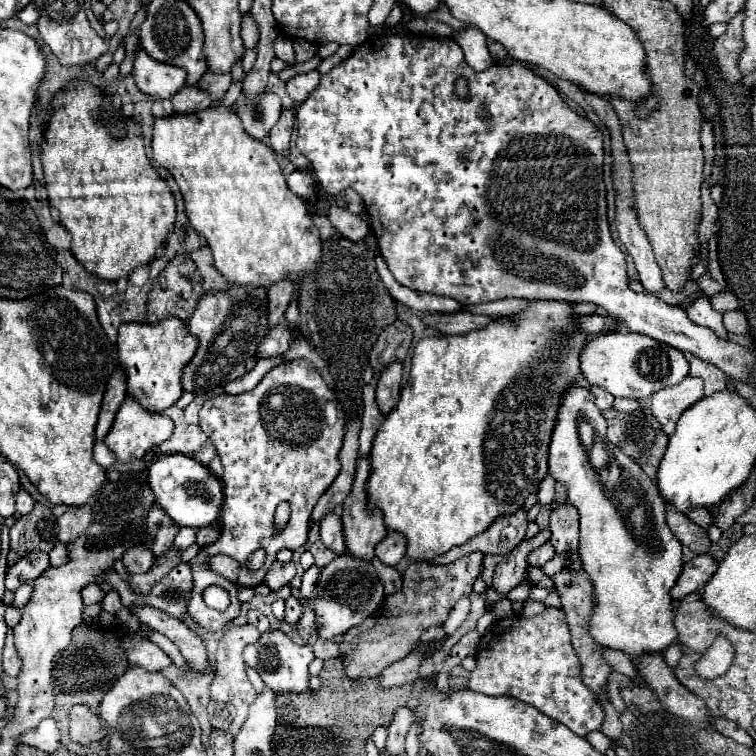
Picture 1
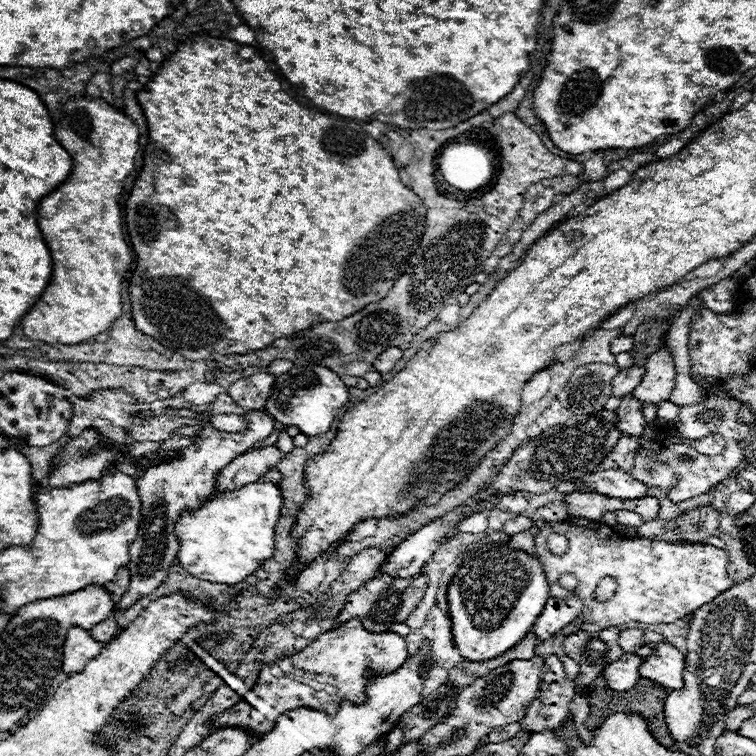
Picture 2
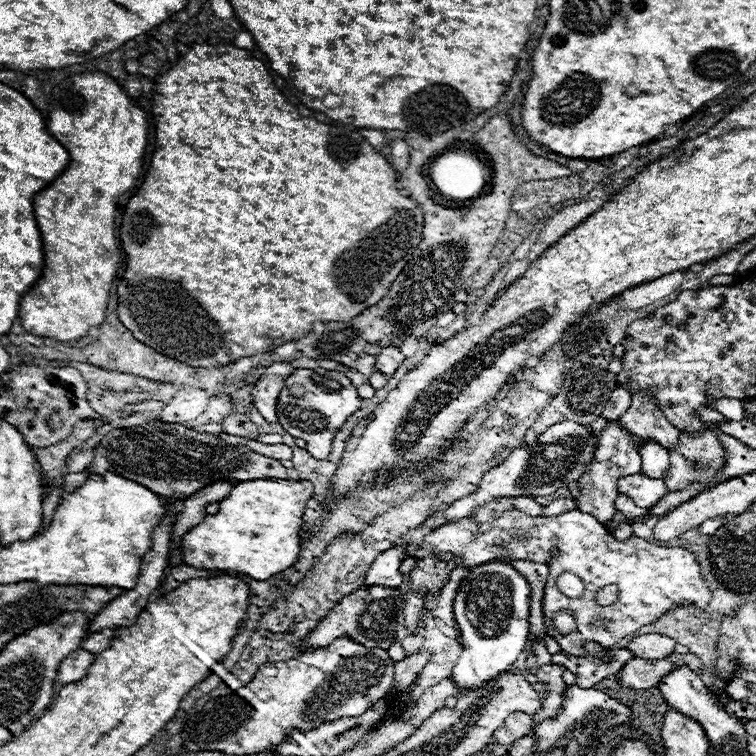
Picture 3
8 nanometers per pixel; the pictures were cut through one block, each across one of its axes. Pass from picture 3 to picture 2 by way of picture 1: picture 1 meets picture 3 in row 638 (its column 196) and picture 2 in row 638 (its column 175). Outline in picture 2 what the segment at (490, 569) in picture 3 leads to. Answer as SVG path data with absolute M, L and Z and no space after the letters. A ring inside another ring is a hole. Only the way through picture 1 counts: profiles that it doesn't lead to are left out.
M506 544L488 546L464 560L464 564L454 574L448 586L448 608L452 620L452 636L454 642L466 660L488 660L494 658L512 646L518 644L526 636L526 632L534 626L538 616L542 614L546 602L550 598L550 584L544 572L544 566L538 556L532 556L524 550L512 550Z

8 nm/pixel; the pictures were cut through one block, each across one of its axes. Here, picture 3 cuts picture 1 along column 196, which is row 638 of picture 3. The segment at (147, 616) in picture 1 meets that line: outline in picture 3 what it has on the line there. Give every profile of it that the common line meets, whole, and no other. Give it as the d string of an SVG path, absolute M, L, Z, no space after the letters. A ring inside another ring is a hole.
M644 634L634 638L628 644L628 650L638 656L638 658L648 658L648 660L664 660L670 654L674 654L676 642L668 636L662 634Z

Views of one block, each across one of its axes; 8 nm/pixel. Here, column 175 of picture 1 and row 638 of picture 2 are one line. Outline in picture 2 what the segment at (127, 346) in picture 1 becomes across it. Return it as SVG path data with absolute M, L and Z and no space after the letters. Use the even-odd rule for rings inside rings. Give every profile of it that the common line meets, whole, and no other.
M360 618L348 620L346 624L336 626L330 632L322 634L318 640L314 640L314 644L308 644L302 652L262 668L258 682L254 686L254 692L262 700L266 700L266 704L270 704L274 712L266 712L266 716L262 716L256 708L252 708L248 702L242 700L234 708L222 712L214 722L218 724L218 728L240 726L254 734L264 734L276 724L276 718L280 714L300 706L320 708L332 716L342 698L364 702L364 686L370 680L370 676L364 676L364 674L368 670L374 670L378 676L394 672L408 658L406 648L408 648L408 642L396 632L372 634L362 626ZM318 684L330 684L334 686L334 692L320 692Z

